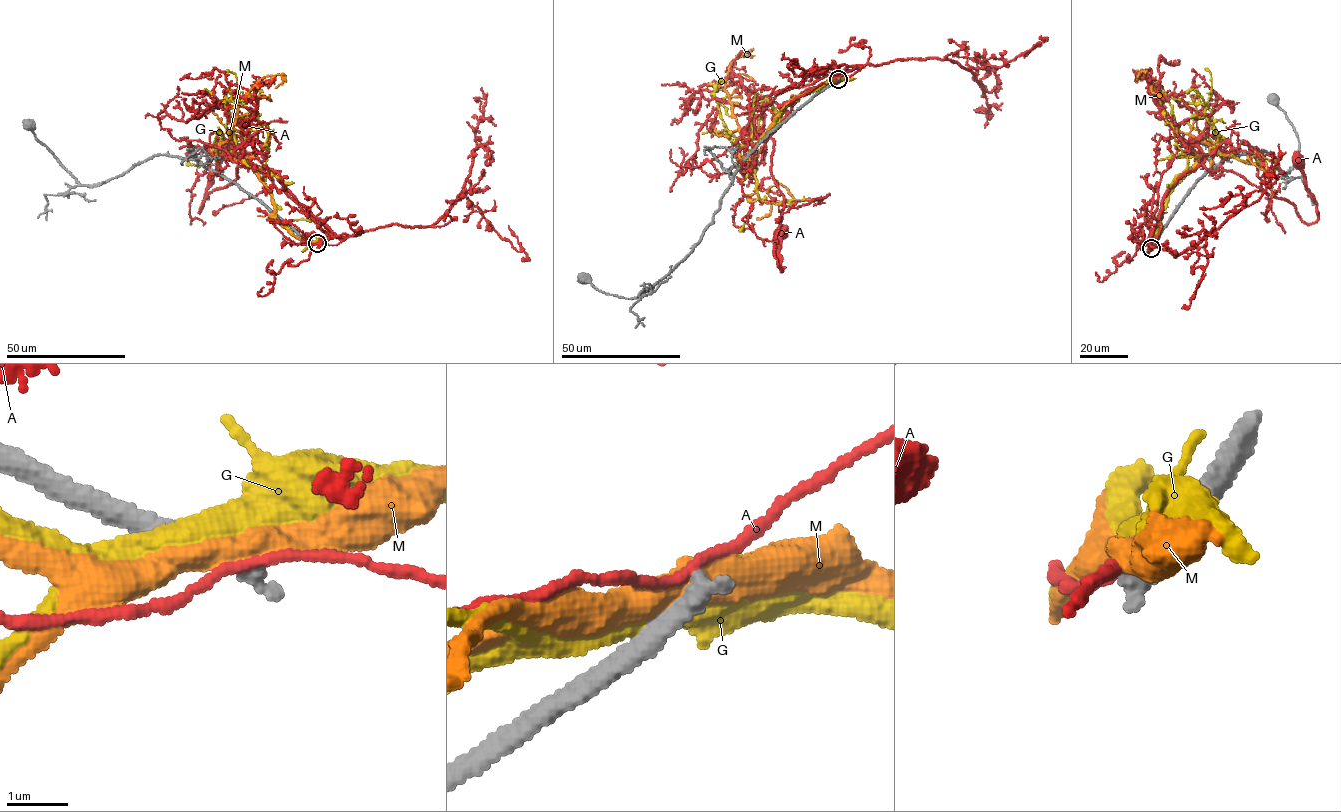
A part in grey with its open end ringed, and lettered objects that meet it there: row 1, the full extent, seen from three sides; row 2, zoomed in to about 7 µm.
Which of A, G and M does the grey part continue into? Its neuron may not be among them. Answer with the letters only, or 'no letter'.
no letter

